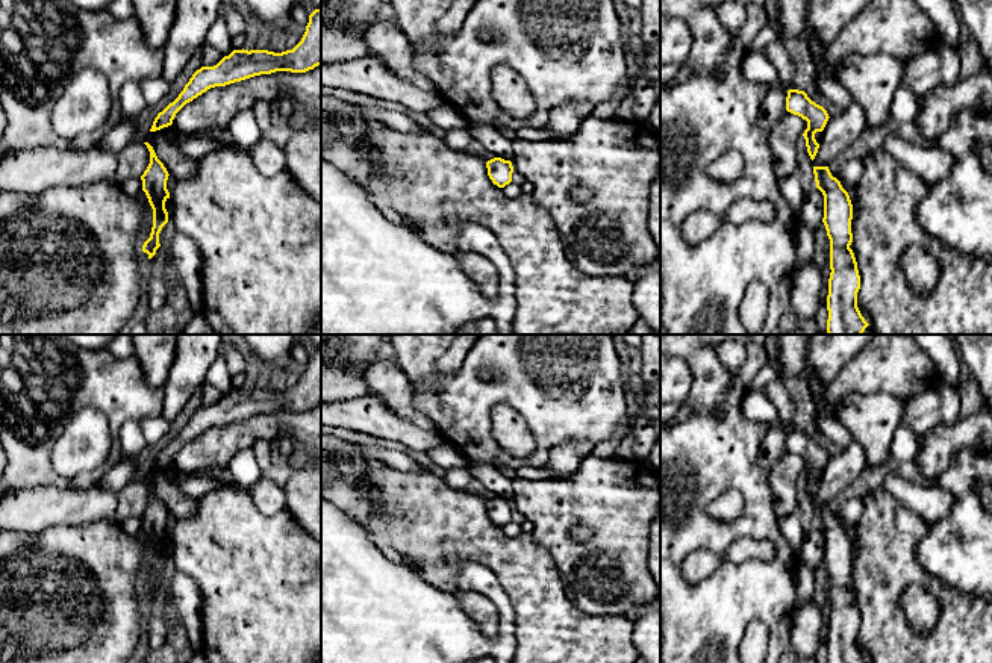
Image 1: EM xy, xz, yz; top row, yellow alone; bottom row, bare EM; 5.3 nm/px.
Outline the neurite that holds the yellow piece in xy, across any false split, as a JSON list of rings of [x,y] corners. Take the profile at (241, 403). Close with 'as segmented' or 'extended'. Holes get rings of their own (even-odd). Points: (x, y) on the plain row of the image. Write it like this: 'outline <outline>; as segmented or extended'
outline [[[321,348],[309,354],[301,380],[282,392],[268,389],[233,389],[214,406],[201,406],[185,424],[179,436],[153,460],[150,471],[173,463],[176,453],[211,427],[226,425],[260,413],[276,410],[306,412],[321,404]]]; as segmented

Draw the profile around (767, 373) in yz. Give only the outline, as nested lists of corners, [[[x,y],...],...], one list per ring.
[[[766,363],[759,374],[753,378],[754,391],[762,391],[765,384],[775,378],[774,369]]]

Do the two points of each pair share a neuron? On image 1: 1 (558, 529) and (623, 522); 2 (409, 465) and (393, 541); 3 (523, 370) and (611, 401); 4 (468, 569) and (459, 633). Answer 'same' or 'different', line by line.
1: same
2: different
3: same
4: same

